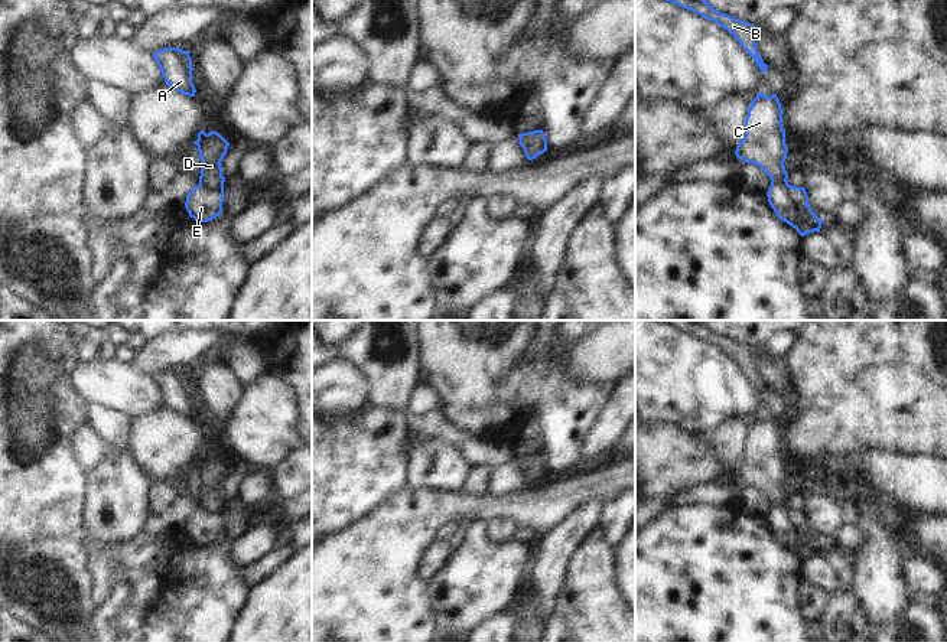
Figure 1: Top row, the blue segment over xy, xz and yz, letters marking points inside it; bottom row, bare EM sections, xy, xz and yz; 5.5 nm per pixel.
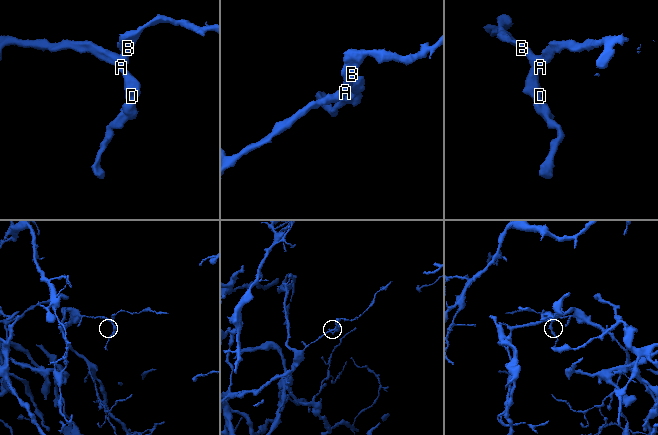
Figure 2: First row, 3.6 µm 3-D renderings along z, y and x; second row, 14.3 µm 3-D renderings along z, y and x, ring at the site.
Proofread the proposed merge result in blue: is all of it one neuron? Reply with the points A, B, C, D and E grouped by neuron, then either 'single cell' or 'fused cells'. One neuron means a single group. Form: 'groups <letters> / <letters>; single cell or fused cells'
groups A B C D / E; fused cells

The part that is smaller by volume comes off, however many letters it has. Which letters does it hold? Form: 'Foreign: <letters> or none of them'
Foreign: E

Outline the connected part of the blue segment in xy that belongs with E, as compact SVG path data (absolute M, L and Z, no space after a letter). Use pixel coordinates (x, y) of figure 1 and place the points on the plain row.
M195 509L186 519L185 531L191 541L208 545L222 535L224 512Z

